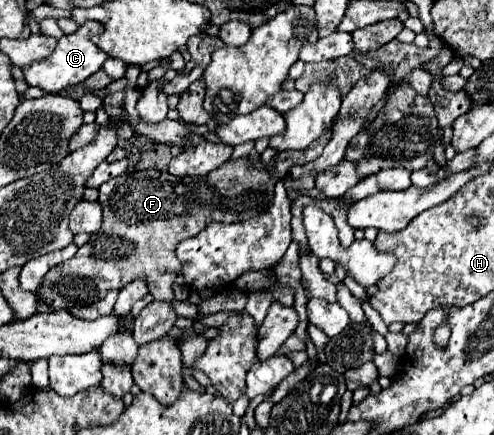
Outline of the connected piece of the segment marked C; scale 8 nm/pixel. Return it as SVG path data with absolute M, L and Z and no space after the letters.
M87 21L75 33L63 35L59 39L55 51L45 61L35 61L33 65L27 65L23 69L25 81L31 87L41 87L41 89L45 89L49 93L59 93L61 89L67 89L71 85L81 83L83 79L87 79L89 75L99 71L101 65L107 59L107 55L101 53L101 49L97 49L97 45L93 45L93 41L91 41L91 37L97 35L97 33L101 33L101 23L99 21Z

